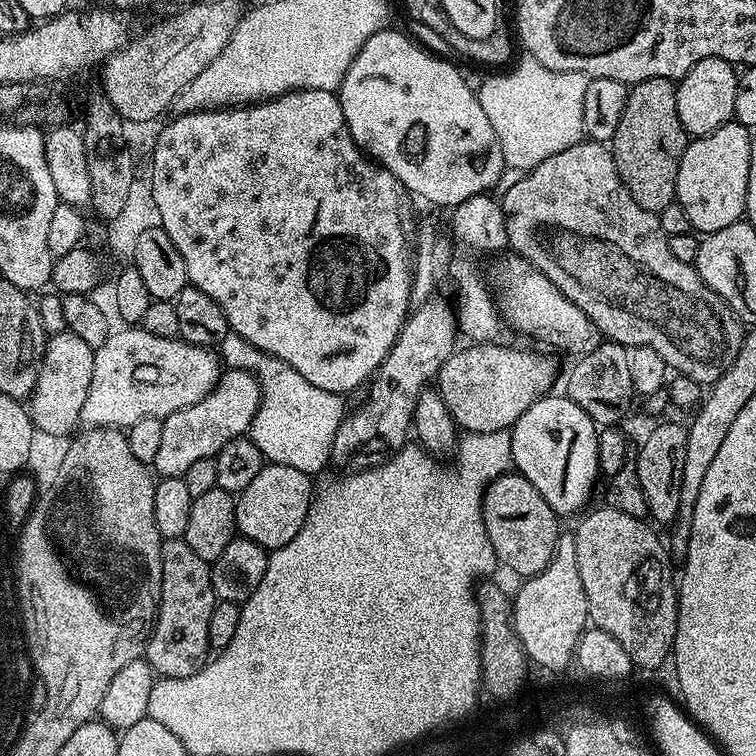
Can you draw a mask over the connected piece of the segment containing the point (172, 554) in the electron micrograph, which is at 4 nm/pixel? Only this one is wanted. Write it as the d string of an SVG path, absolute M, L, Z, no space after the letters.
M183 538L162 543L162 590L156 622L144 646L144 656L153 673L163 678L190 678L210 659L210 614L218 603L212 585L209 561L198 558Z

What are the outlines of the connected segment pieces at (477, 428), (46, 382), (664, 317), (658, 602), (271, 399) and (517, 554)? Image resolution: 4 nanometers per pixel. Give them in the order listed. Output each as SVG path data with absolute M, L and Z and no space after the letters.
M472 342L467 346L453 352L438 377L442 402L465 433L511 429L534 402L553 391L556 364L550 357L524 348L503 348L500 342Z
M65 330L56 336L47 337L36 373L36 388L30 397L32 426L35 431L66 436L68 431L81 423L82 406L86 402L93 377L94 356L94 349L86 346L82 338L70 331Z
M585 138L579 144L546 158L546 162L542 162L536 168L527 169L521 176L524 177L514 181L505 190L504 196L502 195L508 248L541 271L570 302L578 306L587 318L594 322L598 330L611 343L623 344L629 350L636 347L653 347L673 373L694 378L701 386L711 386L732 365L734 358L738 358L738 350L744 341L745 325L740 317L732 313L730 306L721 296L714 294L714 290L710 290L710 286L701 282L700 275L696 273L693 265L678 262L678 258L674 258L674 254L670 254L669 237L662 230L659 215L650 210L642 210L642 206L638 206L638 202L634 202L634 198L630 198L630 190L626 190L626 186L620 181L620 175L612 157L612 149L607 143Z
M601 506L574 529L574 554L578 554L578 574L586 590L588 619L616 639L637 669L660 668L669 659L678 599L669 549L656 537L657 529L644 523L648 522L641 517Z
M229 330L218 345L223 365L250 372L260 386L260 404L248 431L265 461L315 475L329 463L334 434L346 412L339 393L321 390L281 359L258 350L237 332Z
M511 471L489 482L484 490L482 514L486 534L490 534L490 546L494 546L494 554L503 567L505 564L520 578L546 570L562 535L561 521L558 513L548 505L546 498L542 498L542 494L538 494L538 490L534 490L525 476Z

